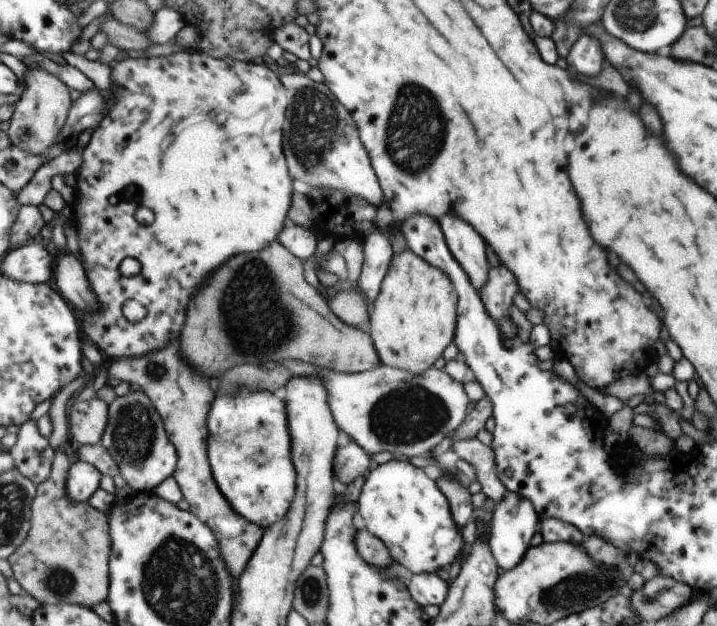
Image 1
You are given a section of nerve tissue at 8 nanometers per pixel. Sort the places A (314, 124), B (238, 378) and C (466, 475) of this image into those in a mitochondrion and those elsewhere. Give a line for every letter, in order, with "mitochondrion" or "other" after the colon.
A: mitochondrion
B: mitochondrion
C: other

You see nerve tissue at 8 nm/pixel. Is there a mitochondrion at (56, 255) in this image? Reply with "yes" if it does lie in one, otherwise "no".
no

